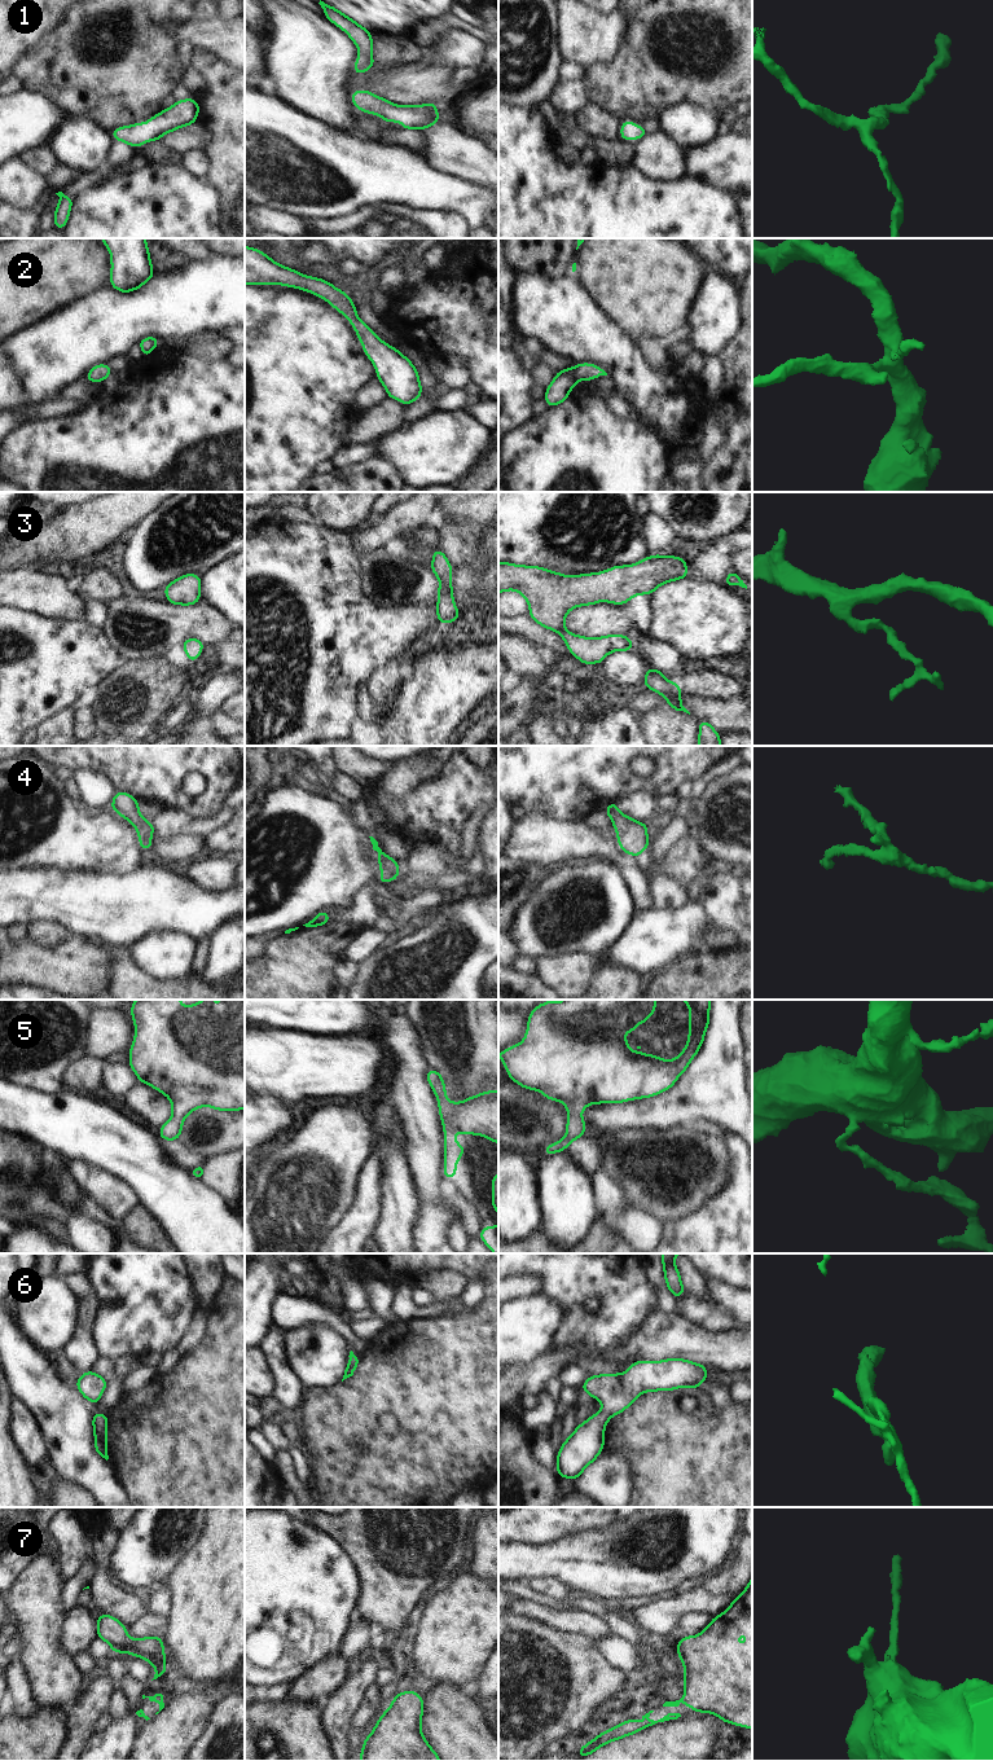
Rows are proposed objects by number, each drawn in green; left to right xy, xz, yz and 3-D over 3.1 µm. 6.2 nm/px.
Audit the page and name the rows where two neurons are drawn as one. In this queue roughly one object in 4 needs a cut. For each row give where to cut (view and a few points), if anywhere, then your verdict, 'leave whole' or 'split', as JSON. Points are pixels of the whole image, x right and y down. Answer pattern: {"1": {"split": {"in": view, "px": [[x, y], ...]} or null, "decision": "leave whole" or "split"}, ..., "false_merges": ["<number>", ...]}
{"1": {"split": null, "decision": "leave whole"}, "2": {"split": null, "decision": "leave whole"}, "3": {"split": null, "decision": "leave whole"}, "4": {"split": null, "decision": "leave whole"}, "5": {"split": null, "decision": "leave whole"}, "6": {"split": null, "decision": "leave whole"}, "7": {"split": null, "decision": "leave whole"}, "false_merges": []}

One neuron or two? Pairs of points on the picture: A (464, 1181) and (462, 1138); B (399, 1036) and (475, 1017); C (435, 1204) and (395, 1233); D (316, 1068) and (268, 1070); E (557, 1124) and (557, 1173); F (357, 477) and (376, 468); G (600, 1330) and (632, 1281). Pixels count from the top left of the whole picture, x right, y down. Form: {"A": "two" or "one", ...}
{"A": "one", "B": "two", "C": "two", "D": "one", "E": "two", "F": "one", "G": "one"}

